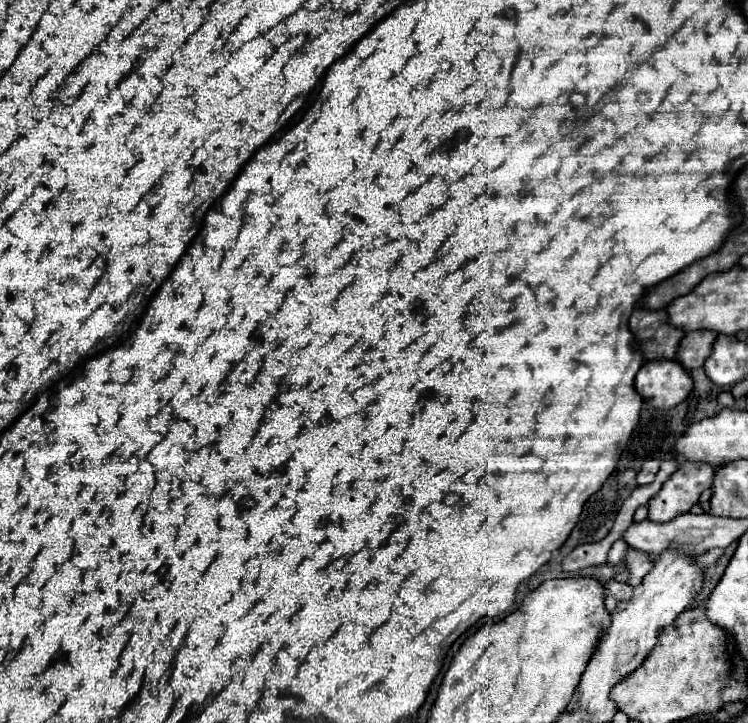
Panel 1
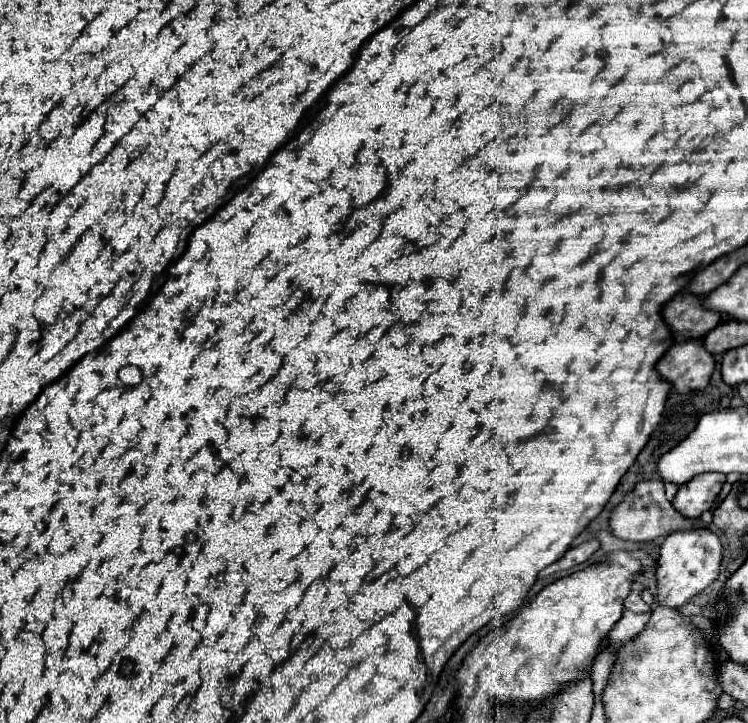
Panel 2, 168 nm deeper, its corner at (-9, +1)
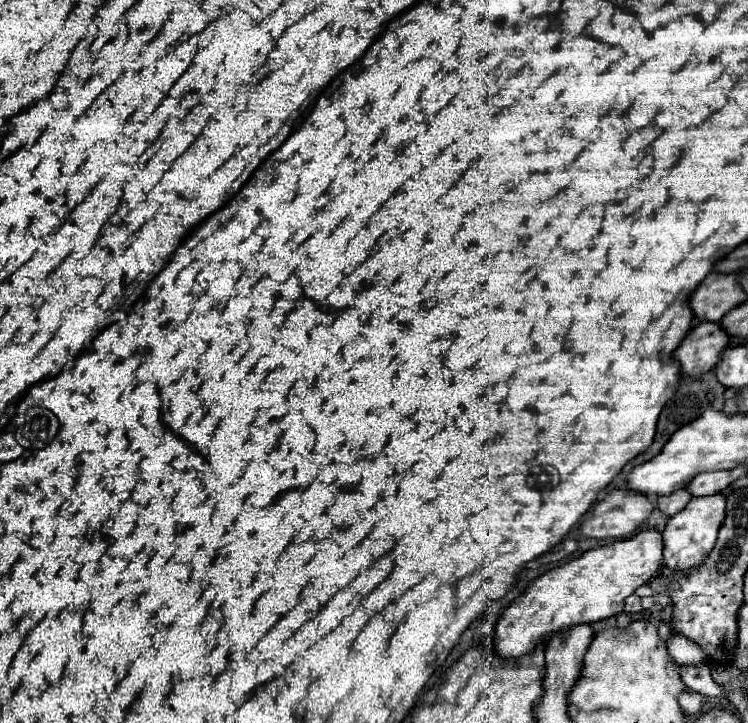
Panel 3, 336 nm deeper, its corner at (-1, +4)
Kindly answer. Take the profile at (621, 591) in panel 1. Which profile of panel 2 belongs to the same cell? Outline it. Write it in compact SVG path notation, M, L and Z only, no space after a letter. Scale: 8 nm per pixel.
M631 592L627 598L625 598L625 608L633 610L633 612L647 612L649 606L641 600L641 596L637 592Z

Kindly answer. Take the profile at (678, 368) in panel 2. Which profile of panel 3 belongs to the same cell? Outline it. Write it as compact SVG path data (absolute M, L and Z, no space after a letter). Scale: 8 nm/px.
M697 323L673 355L685 375L701 377L715 367L727 345L729 335L719 323Z

